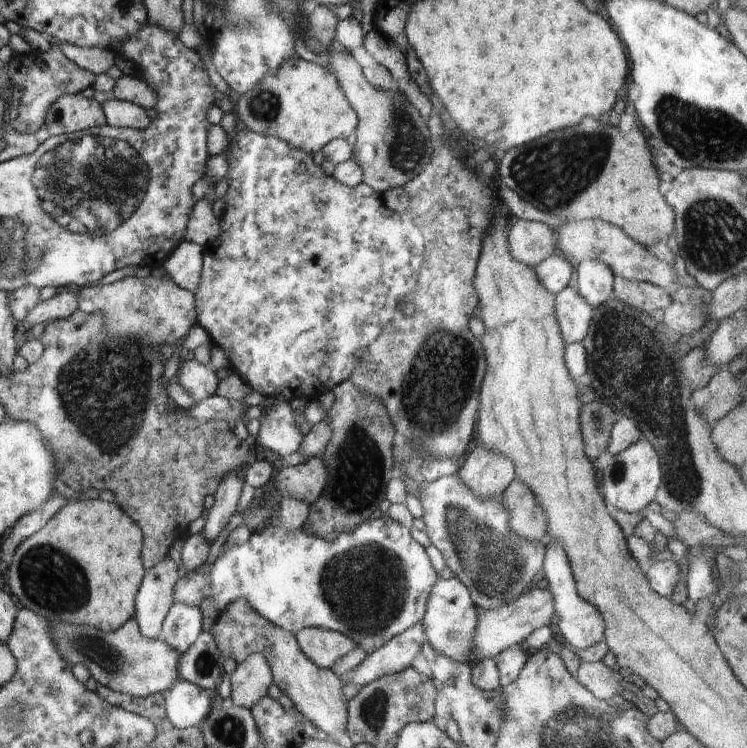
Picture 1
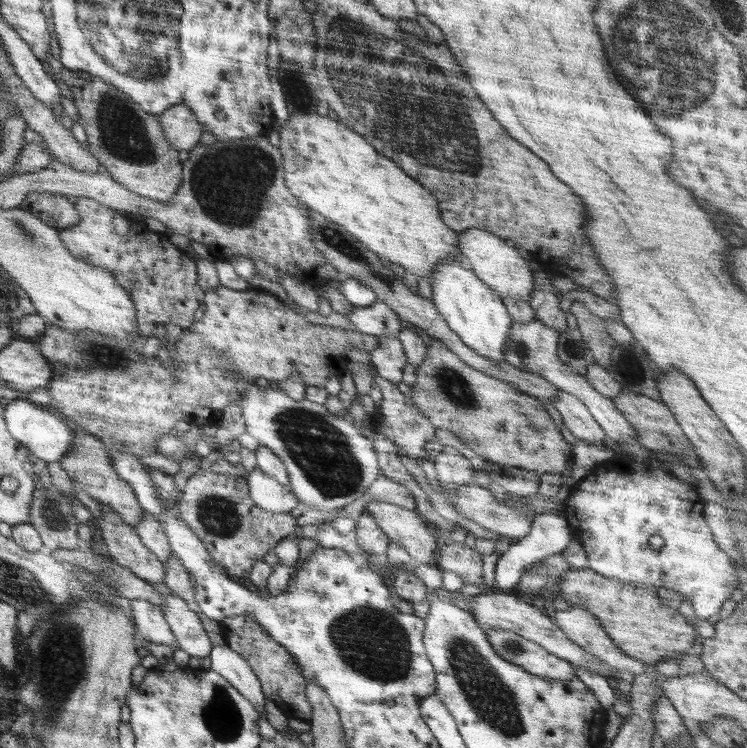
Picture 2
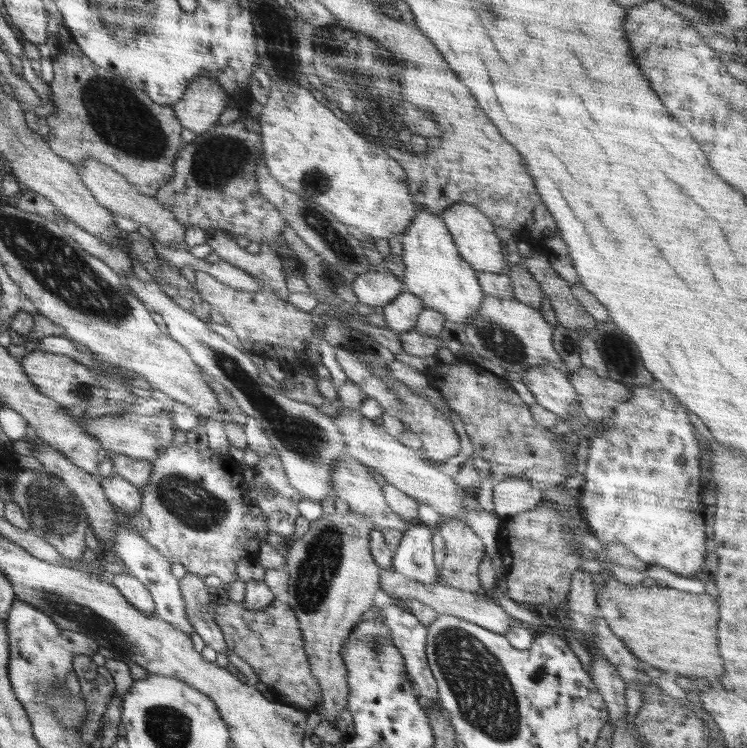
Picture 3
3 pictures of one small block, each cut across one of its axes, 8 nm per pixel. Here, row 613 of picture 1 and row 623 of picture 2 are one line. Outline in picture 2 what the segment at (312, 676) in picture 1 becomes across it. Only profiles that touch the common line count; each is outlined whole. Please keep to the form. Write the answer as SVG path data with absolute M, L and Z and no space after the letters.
M230 616L219 624L224 631L226 645L248 662L260 681L265 697L276 704L286 718L310 722L313 710L306 696L307 681L292 660L292 654L288 654L288 650L250 616Z

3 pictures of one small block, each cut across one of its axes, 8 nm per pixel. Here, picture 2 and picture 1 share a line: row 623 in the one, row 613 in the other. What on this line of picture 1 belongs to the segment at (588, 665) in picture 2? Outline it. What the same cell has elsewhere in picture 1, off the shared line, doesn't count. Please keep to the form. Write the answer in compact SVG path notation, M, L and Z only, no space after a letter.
M536 586L510 604L504 604L494 610L479 609L476 632L474 632L476 634L474 636L476 638L474 640L474 661L484 660L484 658L494 659L504 650L522 645L522 642L536 629L550 625L554 614L556 610L554 610L552 592L548 588L536 590Z

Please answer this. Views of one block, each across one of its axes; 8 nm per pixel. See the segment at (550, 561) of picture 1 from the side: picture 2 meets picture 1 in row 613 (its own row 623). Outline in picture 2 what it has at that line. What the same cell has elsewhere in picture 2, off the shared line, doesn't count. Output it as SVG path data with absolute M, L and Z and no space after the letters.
M578 607L556 610L554 618L568 639L582 645L586 651L608 663L612 669L629 670L634 675L652 673L652 665L624 654L606 634L600 620L588 610Z

